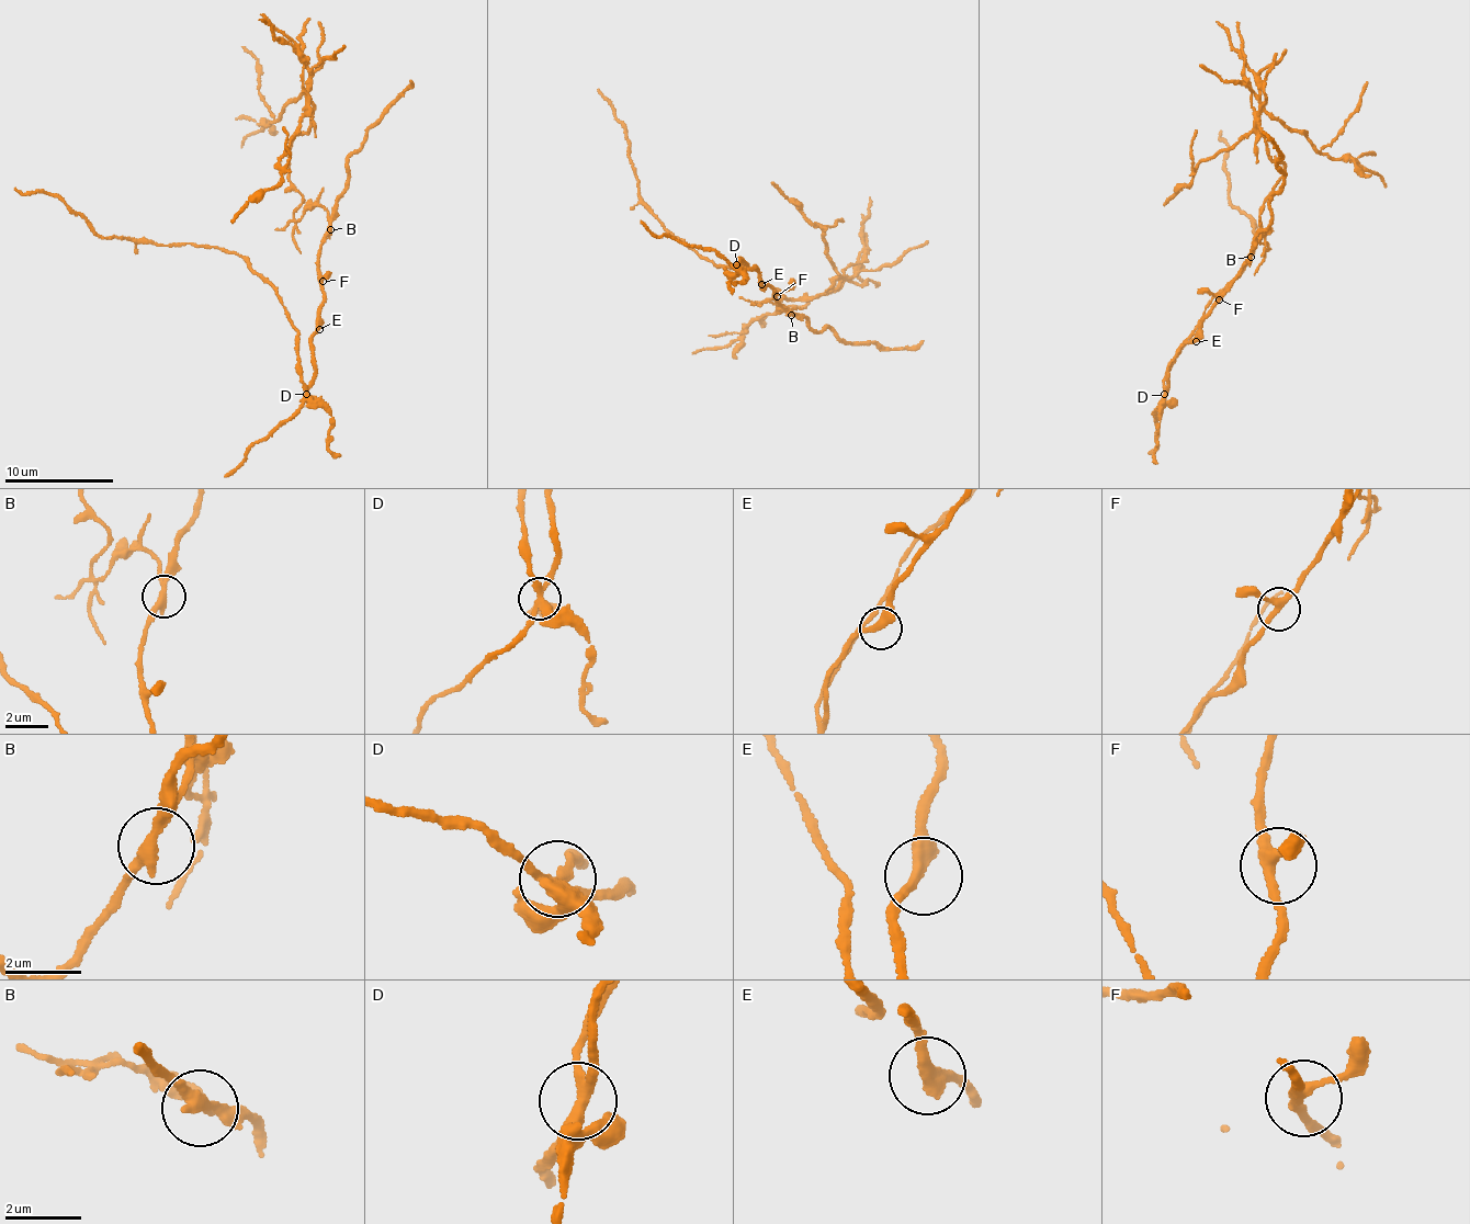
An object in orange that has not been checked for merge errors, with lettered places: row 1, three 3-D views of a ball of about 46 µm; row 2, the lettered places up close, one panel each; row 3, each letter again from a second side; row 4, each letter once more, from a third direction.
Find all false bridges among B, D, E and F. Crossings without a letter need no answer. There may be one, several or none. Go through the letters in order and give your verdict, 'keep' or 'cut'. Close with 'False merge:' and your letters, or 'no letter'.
B: cut
D: cut
E: keep
F: keep
False merge: B, D

